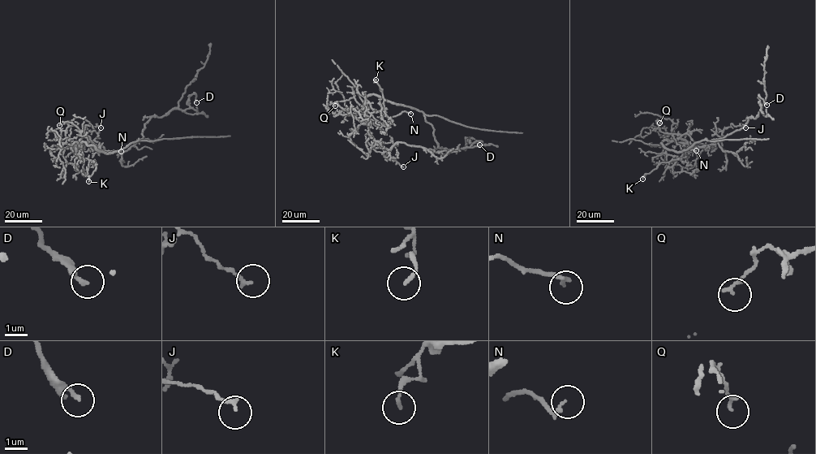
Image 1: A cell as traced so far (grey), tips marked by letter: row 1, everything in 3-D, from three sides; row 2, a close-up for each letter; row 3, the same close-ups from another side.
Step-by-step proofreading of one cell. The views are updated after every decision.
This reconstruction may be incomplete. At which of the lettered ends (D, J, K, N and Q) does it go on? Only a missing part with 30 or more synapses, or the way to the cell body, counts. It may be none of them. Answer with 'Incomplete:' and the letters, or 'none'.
Incomplete: none

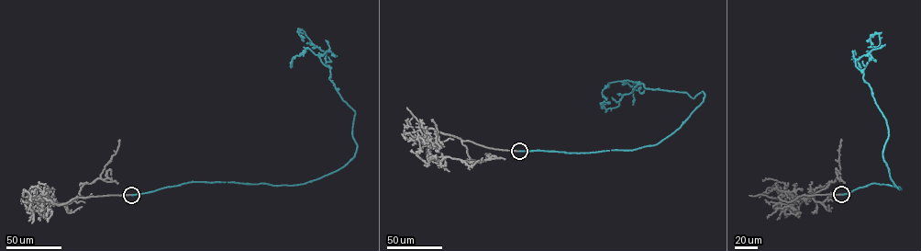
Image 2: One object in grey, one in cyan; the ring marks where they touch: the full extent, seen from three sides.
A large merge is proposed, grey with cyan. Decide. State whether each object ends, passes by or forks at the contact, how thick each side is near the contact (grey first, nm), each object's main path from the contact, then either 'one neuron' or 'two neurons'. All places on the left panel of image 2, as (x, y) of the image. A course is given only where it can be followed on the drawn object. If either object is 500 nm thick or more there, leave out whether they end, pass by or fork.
grey ends there; cyan ends there; 200 nm thick on the grey side, 240 nm on the other; grey runs (131, 195), (77, 197), (58, 205), (41, 197), (38, 201), (52, 198), (67, 205), (89, 196), (85, 199); cyan runs (131, 195), (193, 182), (295, 185), (345, 165), (357, 149), (355, 112), (326, 52), (300, 29), (303, 40); two neurons

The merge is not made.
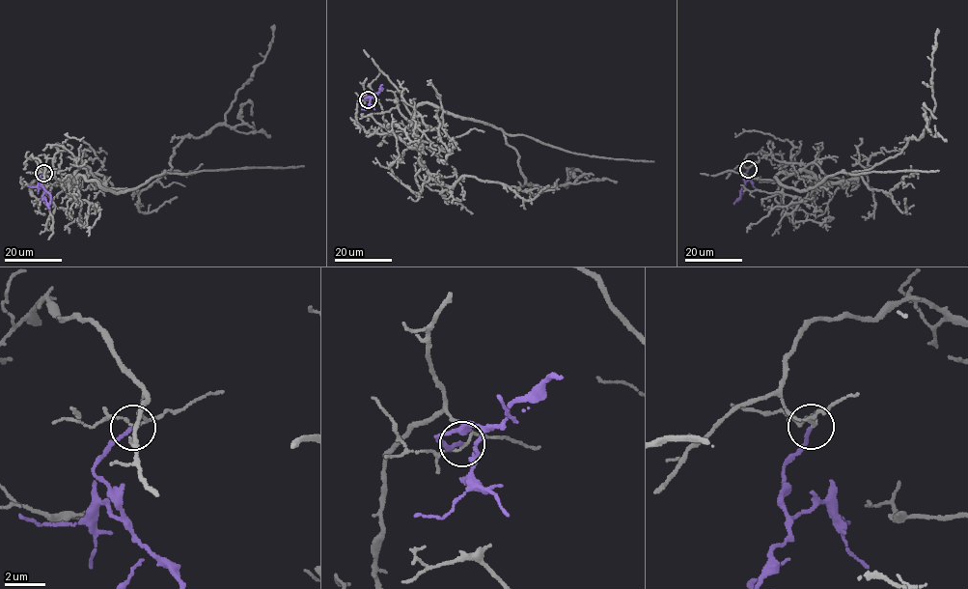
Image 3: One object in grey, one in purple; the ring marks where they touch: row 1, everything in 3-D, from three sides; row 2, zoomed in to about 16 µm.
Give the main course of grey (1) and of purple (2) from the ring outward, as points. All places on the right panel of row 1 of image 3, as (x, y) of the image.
1: (748, 169), (748, 154), (779, 154), (813, 175), (775, 177), (806, 190), (919, 139), (937, 28)
2: (748, 169), (740, 191), (745, 187)

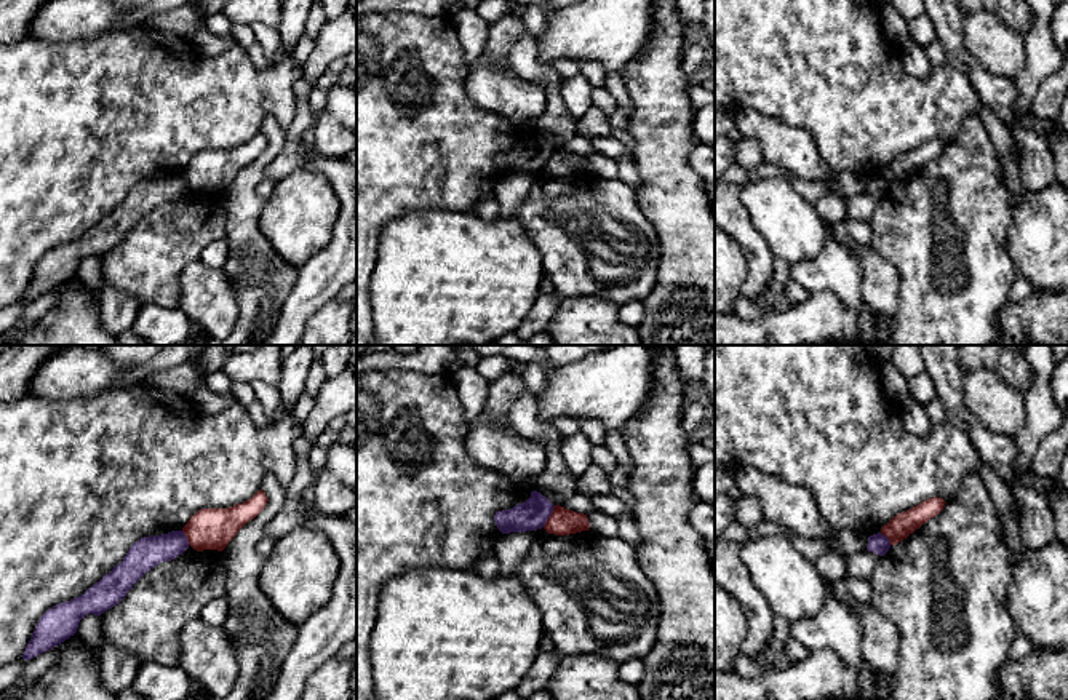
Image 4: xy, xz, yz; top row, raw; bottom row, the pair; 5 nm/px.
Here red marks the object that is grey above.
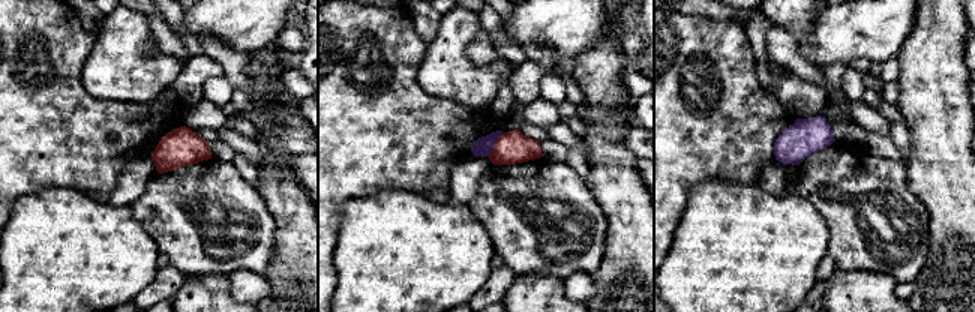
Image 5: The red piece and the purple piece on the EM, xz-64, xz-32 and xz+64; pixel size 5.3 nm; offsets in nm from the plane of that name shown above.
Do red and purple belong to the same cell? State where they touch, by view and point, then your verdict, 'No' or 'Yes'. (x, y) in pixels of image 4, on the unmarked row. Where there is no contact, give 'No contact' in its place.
Touches red at xz (550, 159). No

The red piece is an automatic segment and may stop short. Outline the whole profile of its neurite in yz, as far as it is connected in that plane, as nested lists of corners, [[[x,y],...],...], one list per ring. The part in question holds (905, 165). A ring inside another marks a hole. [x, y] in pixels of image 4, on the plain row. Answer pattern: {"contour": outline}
{"contour": [[[940,139],[927,141],[919,147],[894,158],[887,166],[881,169],[881,176],[889,181],[891,187],[897,187],[931,160],[938,157],[945,145],[946,144]]]}

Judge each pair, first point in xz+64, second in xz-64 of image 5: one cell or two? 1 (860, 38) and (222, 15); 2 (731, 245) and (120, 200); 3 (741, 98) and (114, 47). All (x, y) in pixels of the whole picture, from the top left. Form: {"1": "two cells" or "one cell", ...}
{"1": "one cell", "2": "two cells", "3": "two cells"}

